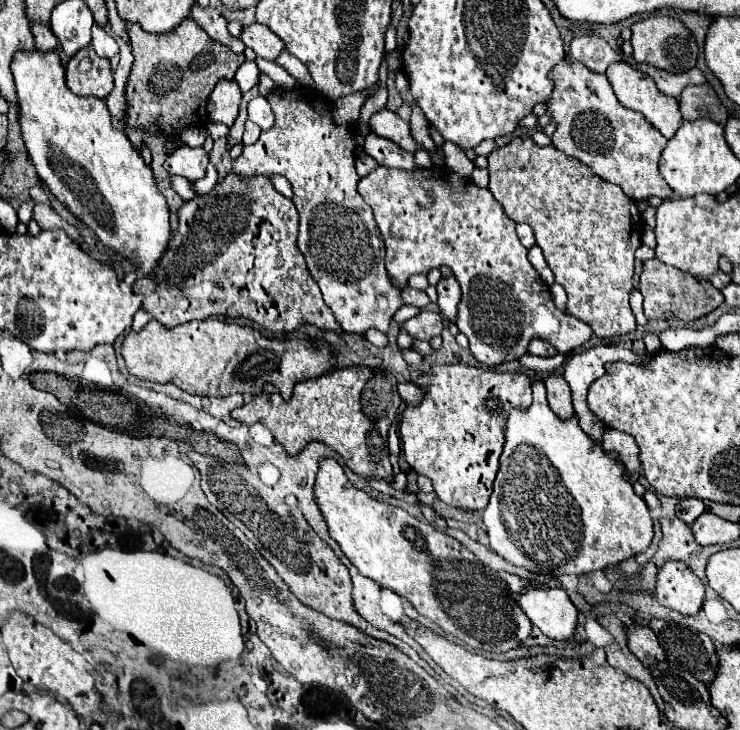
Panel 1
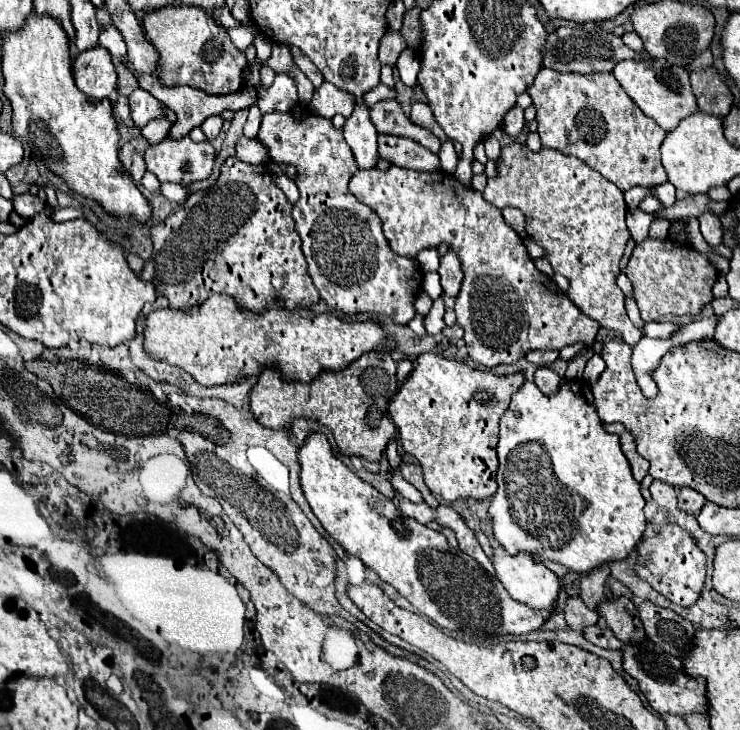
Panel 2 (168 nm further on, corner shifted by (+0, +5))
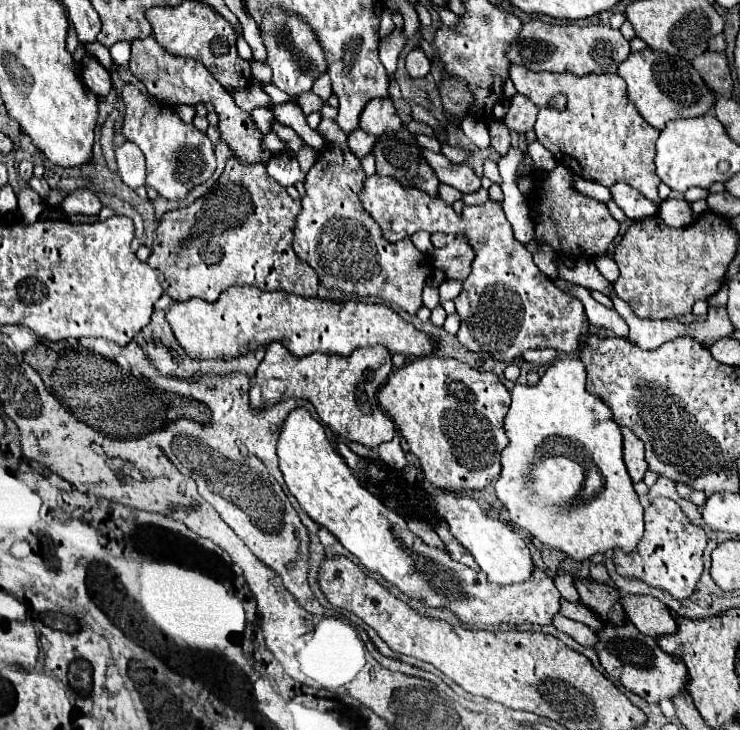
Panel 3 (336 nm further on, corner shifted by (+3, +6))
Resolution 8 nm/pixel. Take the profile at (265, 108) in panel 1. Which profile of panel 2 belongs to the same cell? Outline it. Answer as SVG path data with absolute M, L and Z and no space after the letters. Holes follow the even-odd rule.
M277 74L275 82L265 88L257 88L257 108L261 114L287 112L297 104L297 86L287 74Z

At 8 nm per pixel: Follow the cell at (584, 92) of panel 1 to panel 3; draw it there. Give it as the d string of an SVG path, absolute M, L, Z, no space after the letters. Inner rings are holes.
M512 65L510 79L518 93L538 107L536 137L560 165L566 165L582 179L598 181L606 187L618 181L628 183L656 205L662 203L658 197L660 177L654 169L654 143L660 131L640 117L636 105L626 97L626 85L620 75L576 77L572 73L534 73L522 65ZM556 93L568 93L564 111L548 107L550 97Z

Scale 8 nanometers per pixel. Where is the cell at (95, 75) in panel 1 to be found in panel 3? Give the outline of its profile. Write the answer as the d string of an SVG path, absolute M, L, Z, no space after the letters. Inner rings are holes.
M86 55L82 61L82 79L86 87L98 97L106 97L112 91L112 79L108 69L102 67L100 61L92 55Z

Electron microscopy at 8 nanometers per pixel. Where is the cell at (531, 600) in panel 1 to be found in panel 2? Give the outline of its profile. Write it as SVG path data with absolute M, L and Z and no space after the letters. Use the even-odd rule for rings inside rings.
M495 550L493 566L497 570L499 582L507 588L507 592L511 594L513 600L523 602L523 604L531 606L533 610L549 610L555 606L559 592L561 592L561 580L549 568L545 568L541 562L537 562L533 556L527 556L527 554L511 556L505 550Z

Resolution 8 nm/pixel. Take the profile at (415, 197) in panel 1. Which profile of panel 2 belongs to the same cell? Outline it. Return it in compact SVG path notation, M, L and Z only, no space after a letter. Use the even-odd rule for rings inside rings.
M391 166L387 170L369 168L357 170L353 174L353 178L349 180L349 190L359 202L377 212L383 222L385 238L389 240L389 246L391 250L395 250L395 254L415 258L421 250L437 248L439 244L447 244L451 250L455 250L463 268L463 284L455 298L457 324L465 330L469 356L479 366L493 368L497 364L513 364L529 350L561 350L563 346L577 342L587 346L593 344L599 324L587 318L575 304L571 304L571 300L557 288L557 284L549 276L541 274L535 268L521 236L511 226L507 226L501 210L491 206L481 192L457 182L453 174L445 170L419 172L399 166Z

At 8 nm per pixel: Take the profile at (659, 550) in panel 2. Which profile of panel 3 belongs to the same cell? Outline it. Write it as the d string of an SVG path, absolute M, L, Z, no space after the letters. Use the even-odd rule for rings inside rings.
M658 497L644 505L644 537L636 545L632 553L624 553L620 549L614 549L614 565L616 571L622 577L632 577L646 581L652 587L668 591L674 599L686 599L694 593L696 583L702 575L702 553L706 549L706 533L702 527L690 523L686 515L678 509L678 505L672 499Z

